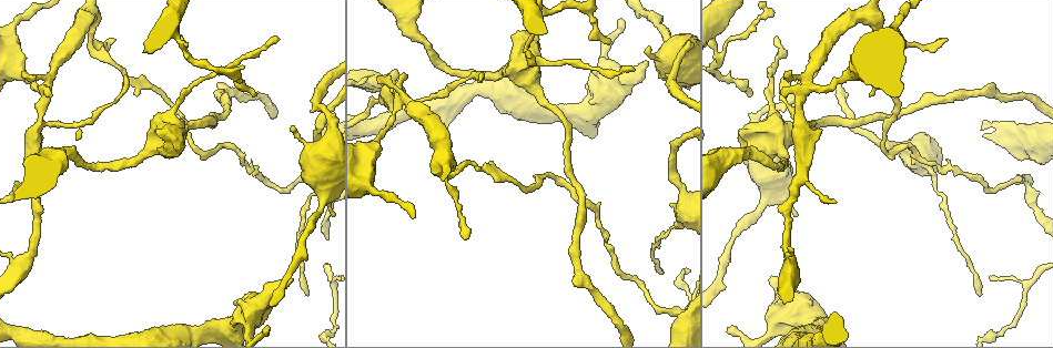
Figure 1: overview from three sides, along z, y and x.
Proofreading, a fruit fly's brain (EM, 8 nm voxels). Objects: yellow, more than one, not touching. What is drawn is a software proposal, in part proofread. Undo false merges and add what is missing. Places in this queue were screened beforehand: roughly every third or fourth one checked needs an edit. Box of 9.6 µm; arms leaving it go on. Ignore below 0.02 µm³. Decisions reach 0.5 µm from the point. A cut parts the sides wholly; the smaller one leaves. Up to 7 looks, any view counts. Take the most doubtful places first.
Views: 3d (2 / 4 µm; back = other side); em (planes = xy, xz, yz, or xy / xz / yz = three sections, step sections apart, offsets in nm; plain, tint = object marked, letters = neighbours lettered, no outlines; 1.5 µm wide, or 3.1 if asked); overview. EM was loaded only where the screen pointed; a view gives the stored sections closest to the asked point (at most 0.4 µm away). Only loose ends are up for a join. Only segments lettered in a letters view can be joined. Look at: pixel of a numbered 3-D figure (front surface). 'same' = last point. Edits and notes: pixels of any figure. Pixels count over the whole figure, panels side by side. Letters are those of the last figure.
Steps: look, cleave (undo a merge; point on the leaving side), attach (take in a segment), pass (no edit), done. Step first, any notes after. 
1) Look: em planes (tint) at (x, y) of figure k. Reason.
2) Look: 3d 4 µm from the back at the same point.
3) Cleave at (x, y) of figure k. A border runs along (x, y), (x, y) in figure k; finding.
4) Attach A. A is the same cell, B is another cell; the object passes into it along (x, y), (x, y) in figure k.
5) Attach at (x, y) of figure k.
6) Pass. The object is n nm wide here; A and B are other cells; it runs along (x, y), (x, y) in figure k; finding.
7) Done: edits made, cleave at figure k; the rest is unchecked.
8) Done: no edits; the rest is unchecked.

Look: 3d 2 µm at (89, 43) of figure 1. Thick turns thin.

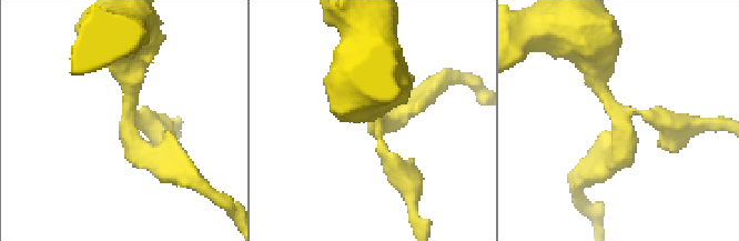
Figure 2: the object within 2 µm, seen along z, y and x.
Look: em planes (tint) at (130, 124) of figure 2. 3 arms meet here.

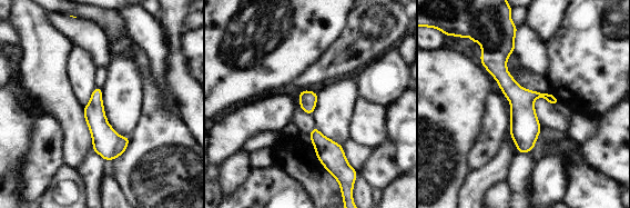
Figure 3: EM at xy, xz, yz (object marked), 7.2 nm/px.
Look: em planes (letters) at the same point. See the neighbours.

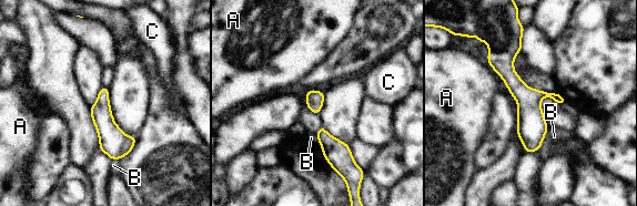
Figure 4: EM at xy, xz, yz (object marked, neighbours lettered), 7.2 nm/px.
Pass. A, B and C are other cells; it runs along (518, 44), (508, 75), (532, 148) in figure 4; all the same neuron.

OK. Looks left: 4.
Look: 3d 2 µm at (114, 40) of figure 1. Tapers out.

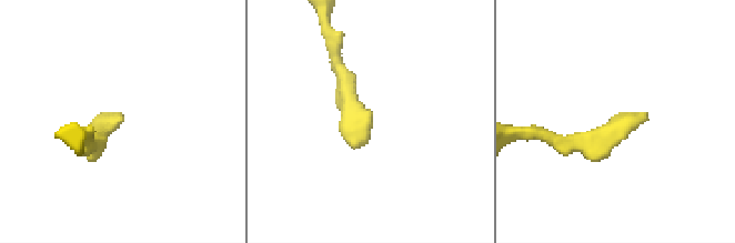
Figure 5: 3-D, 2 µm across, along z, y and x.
Look: em yz step 4 (letters) at (115, 114) of figure 5. Need the tissue.

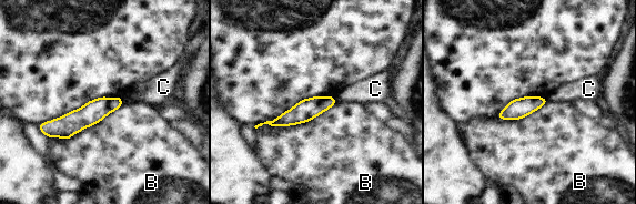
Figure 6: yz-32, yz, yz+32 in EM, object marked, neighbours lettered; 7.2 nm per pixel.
Look: em planes (letters) at the same point.

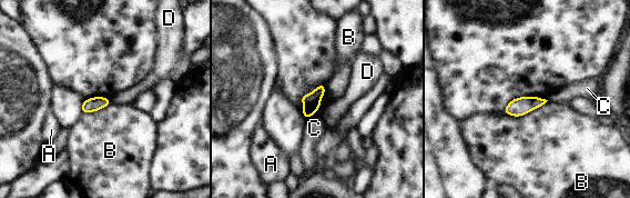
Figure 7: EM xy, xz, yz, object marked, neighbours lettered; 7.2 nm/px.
Pass. The longest contact is with B, 340 nm; A, B, C and D are other cells; a border runs along (547, 100), (522, 115), (503, 112) in figure 7; none of them fits.

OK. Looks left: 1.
Done: no edits; the rest is unchecked.

